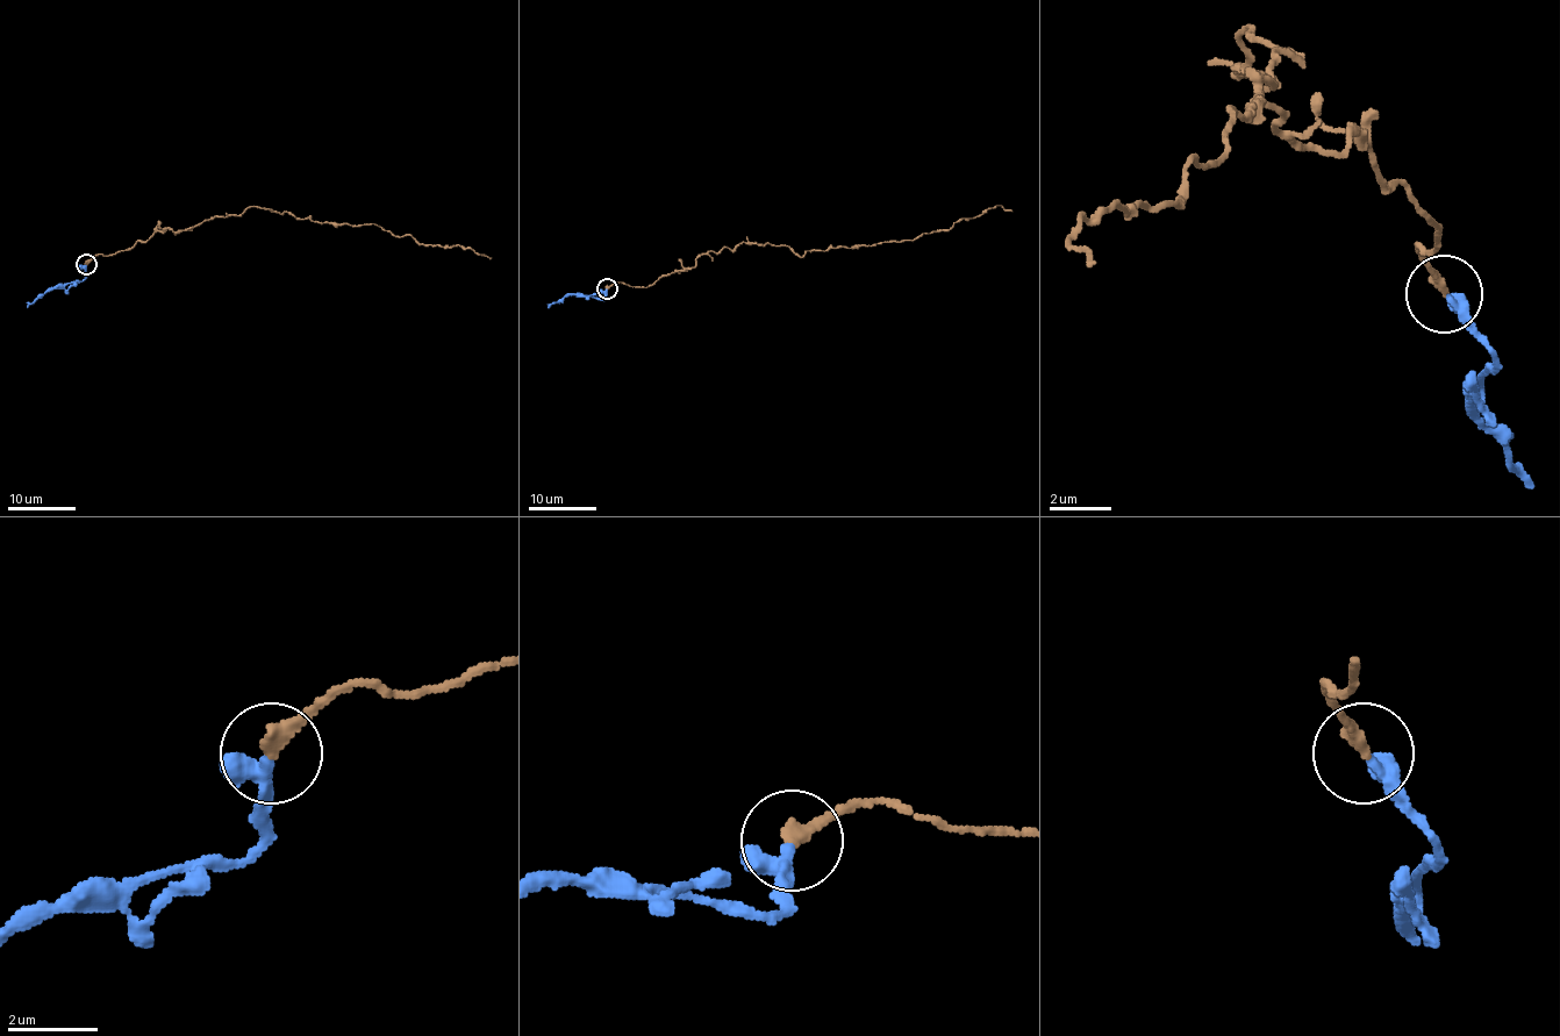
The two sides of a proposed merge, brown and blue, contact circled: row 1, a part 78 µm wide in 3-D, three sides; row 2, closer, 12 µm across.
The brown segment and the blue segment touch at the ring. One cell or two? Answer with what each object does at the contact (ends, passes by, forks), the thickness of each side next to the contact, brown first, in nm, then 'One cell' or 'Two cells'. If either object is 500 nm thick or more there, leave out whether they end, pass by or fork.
At the ring brown ends. At the ring blue passes by. Thickness 320 nm (brown) against 280 nm. One cell

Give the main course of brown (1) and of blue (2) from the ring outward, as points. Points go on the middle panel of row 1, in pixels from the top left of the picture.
1: (607, 288), (649, 287), (743, 242), (789, 245), (802, 256), (914, 241), (997, 205), (1013, 212)
2: (607, 288), (603, 299), (569, 295), (549, 307)

